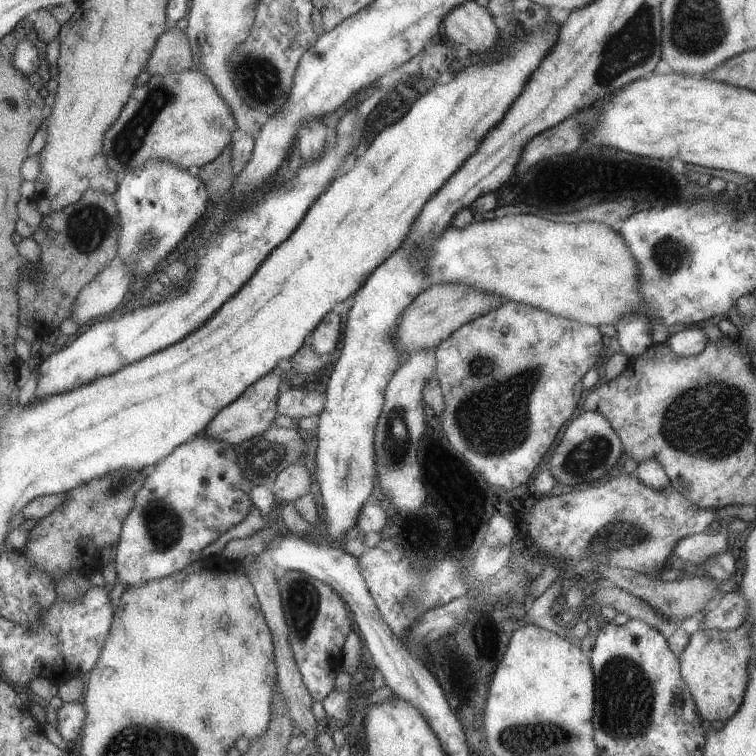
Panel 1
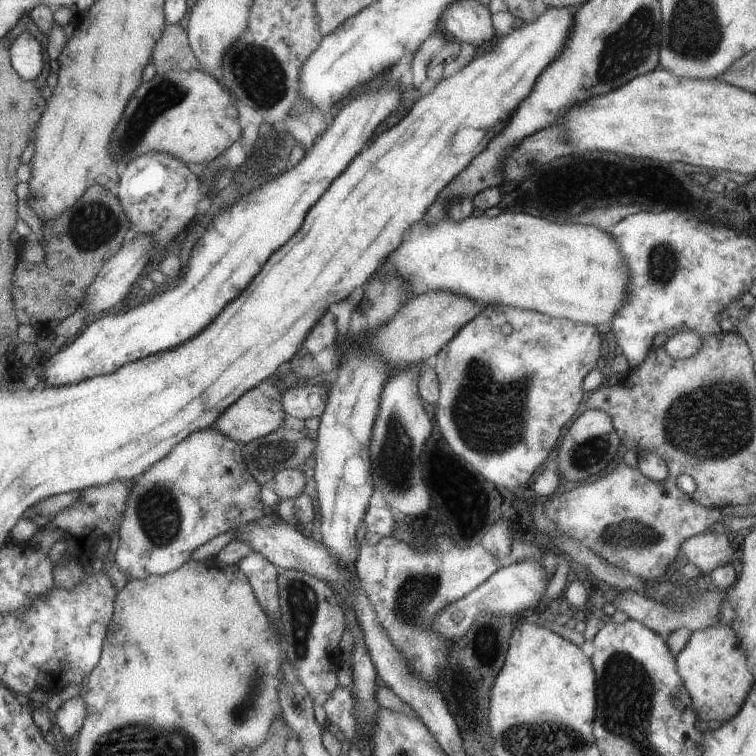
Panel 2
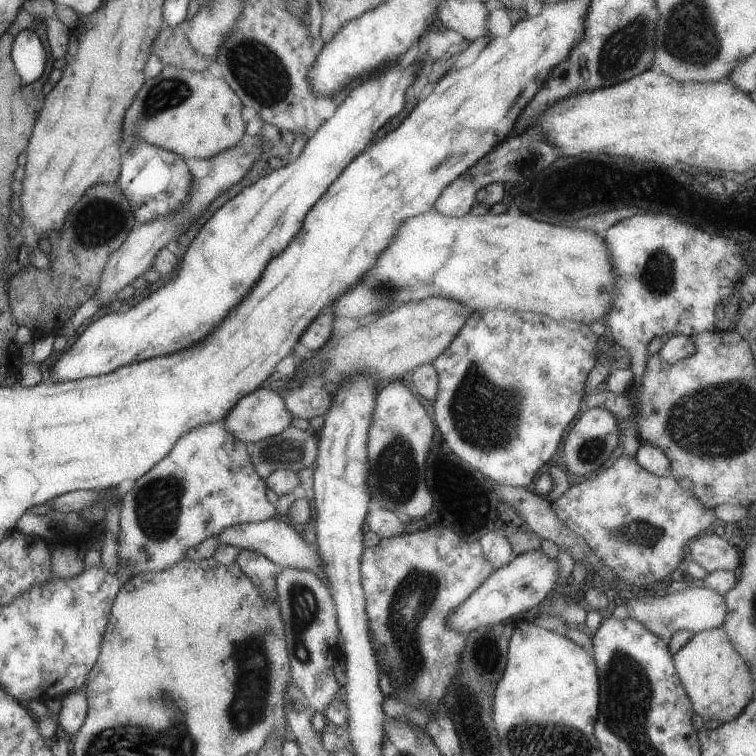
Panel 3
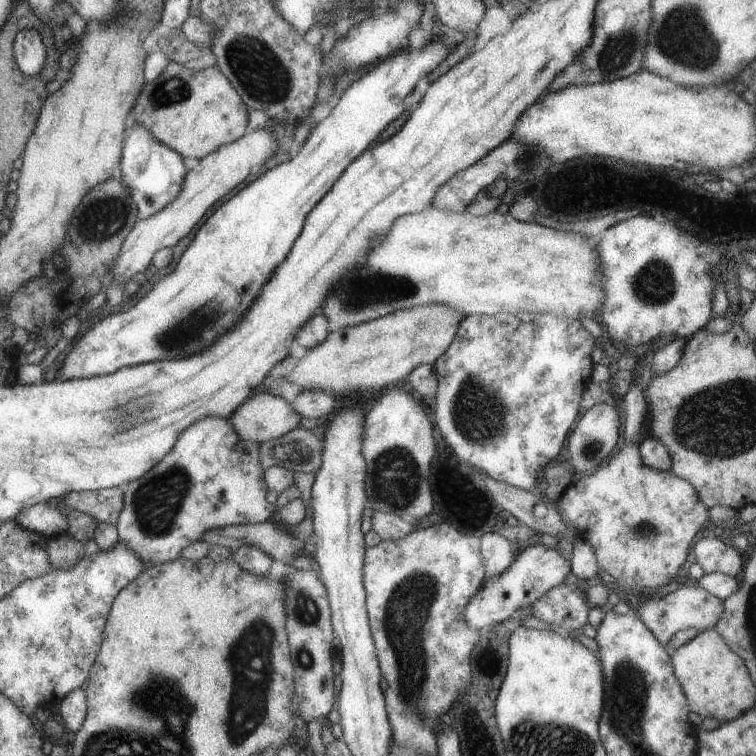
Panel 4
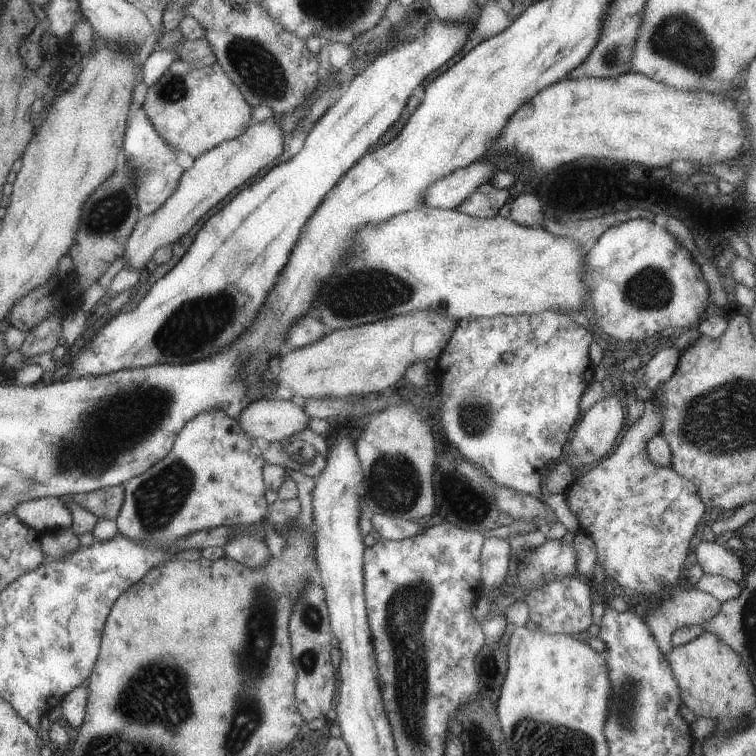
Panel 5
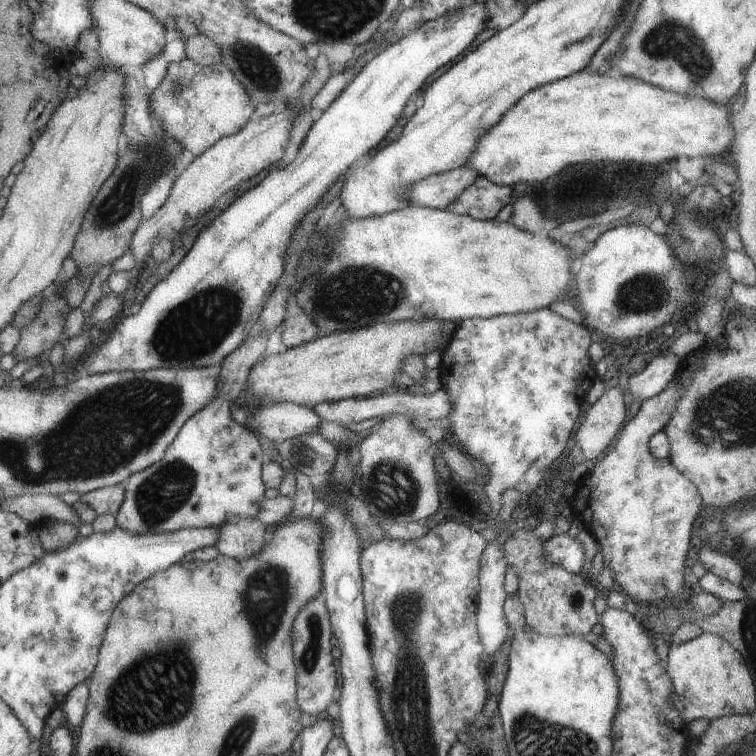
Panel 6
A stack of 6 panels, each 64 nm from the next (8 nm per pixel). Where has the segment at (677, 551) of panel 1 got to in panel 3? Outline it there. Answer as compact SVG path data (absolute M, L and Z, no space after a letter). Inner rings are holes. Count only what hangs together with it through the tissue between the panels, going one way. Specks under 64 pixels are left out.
M704 534L695 536L689 540L688 548L691 560L705 570L713 572L715 570L735 571L740 562L738 549L719 535Z

